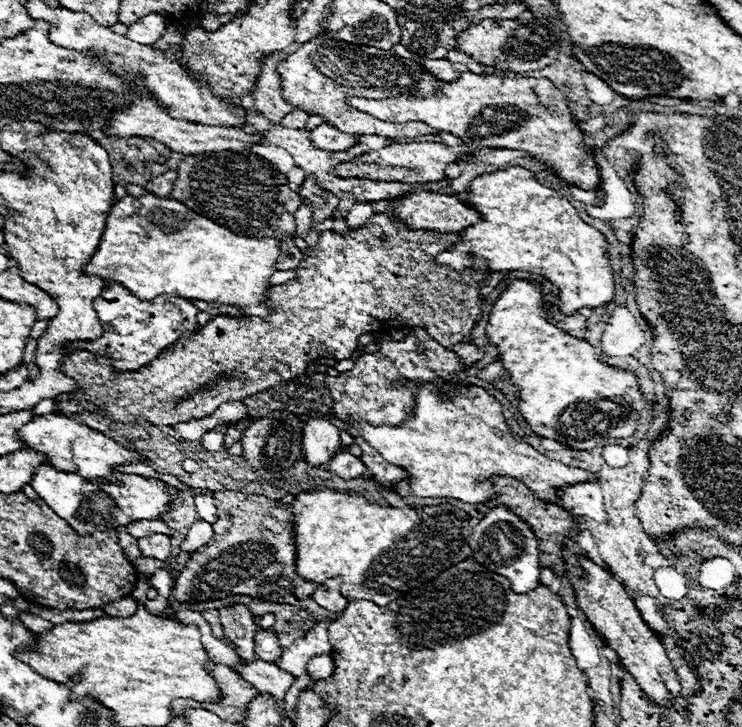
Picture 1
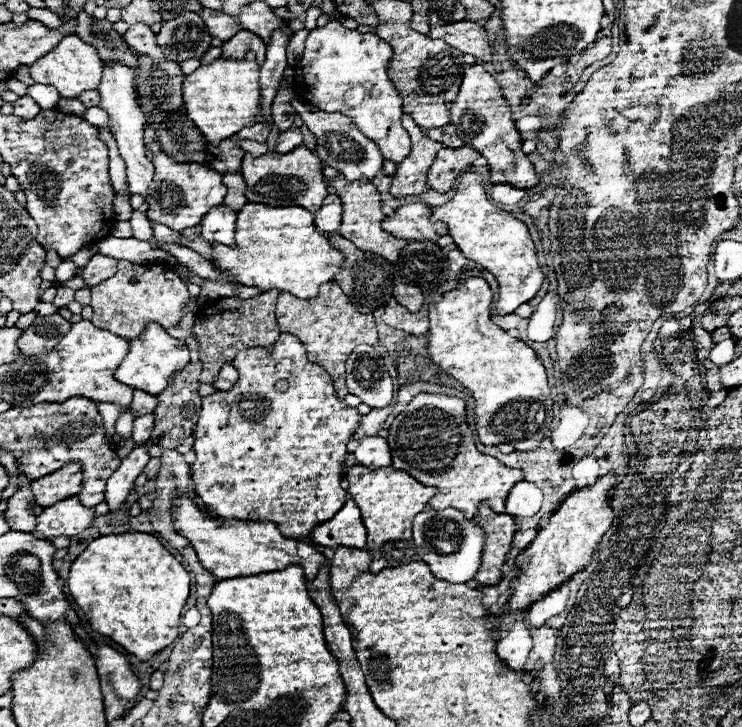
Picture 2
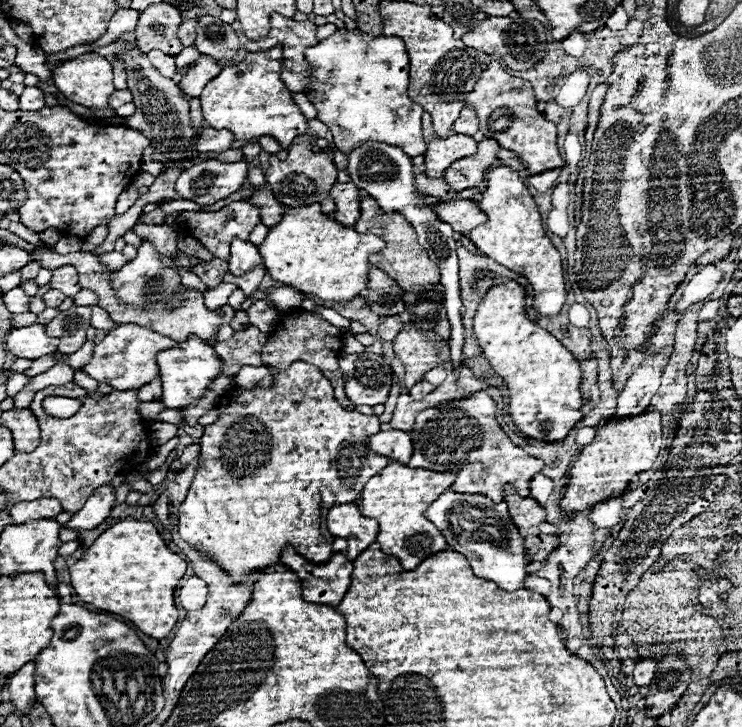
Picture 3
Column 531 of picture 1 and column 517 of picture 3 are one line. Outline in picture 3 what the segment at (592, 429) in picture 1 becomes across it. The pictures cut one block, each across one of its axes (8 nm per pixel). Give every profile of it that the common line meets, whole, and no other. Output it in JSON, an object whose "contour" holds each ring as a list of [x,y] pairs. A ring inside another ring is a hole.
{"contour":[[[516,280],[488,290],[474,316],[474,334],[494,372],[510,390],[510,416],[516,428],[536,440],[564,440],[584,416],[580,362],[560,340],[526,316],[526,292]]]}

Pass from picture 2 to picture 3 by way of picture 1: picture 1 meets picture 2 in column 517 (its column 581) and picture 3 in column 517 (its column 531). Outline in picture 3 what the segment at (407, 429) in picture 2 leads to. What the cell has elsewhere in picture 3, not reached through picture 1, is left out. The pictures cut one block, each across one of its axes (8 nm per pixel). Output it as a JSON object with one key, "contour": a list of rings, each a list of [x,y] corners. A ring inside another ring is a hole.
{"contour":[[[476,392],[460,402],[444,402],[436,408],[422,410],[416,416],[414,428],[410,430],[414,454],[408,466],[456,474],[462,474],[466,470],[466,482],[462,476],[460,492],[484,494],[494,502],[502,502],[504,484],[508,482],[516,486],[520,496],[528,496],[530,480],[544,468],[544,462],[512,444],[506,432],[496,422],[494,412],[496,402],[486,392]]]}

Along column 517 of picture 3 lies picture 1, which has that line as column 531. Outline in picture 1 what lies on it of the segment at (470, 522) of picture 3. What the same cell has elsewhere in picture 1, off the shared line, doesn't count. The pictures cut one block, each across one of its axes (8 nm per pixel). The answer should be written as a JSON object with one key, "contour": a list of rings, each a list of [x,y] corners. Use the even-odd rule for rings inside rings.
{"contour":[[[502,504],[490,508],[480,520],[480,524],[474,528],[474,534],[470,536],[470,548],[474,548],[474,554],[470,558],[484,564],[488,570],[494,570],[496,574],[510,578],[516,592],[530,592],[540,586],[542,566],[538,560],[538,538],[532,528],[510,508]]]}

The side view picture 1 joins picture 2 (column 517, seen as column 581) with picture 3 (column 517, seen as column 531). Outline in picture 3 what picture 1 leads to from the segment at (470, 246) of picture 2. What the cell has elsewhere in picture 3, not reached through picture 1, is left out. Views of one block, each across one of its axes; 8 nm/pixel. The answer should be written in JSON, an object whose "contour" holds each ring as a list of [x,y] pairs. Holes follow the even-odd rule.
{"contour":[[[498,166],[490,170],[488,188],[482,194],[480,208],[488,214],[488,222],[476,226],[470,232],[470,238],[476,244],[476,248],[488,258],[496,260],[498,264],[526,276],[536,292],[534,308],[542,316],[556,316],[568,296],[562,276],[562,260],[556,246],[546,236],[538,206],[530,196],[528,188],[522,184],[518,172],[510,166]]]}

